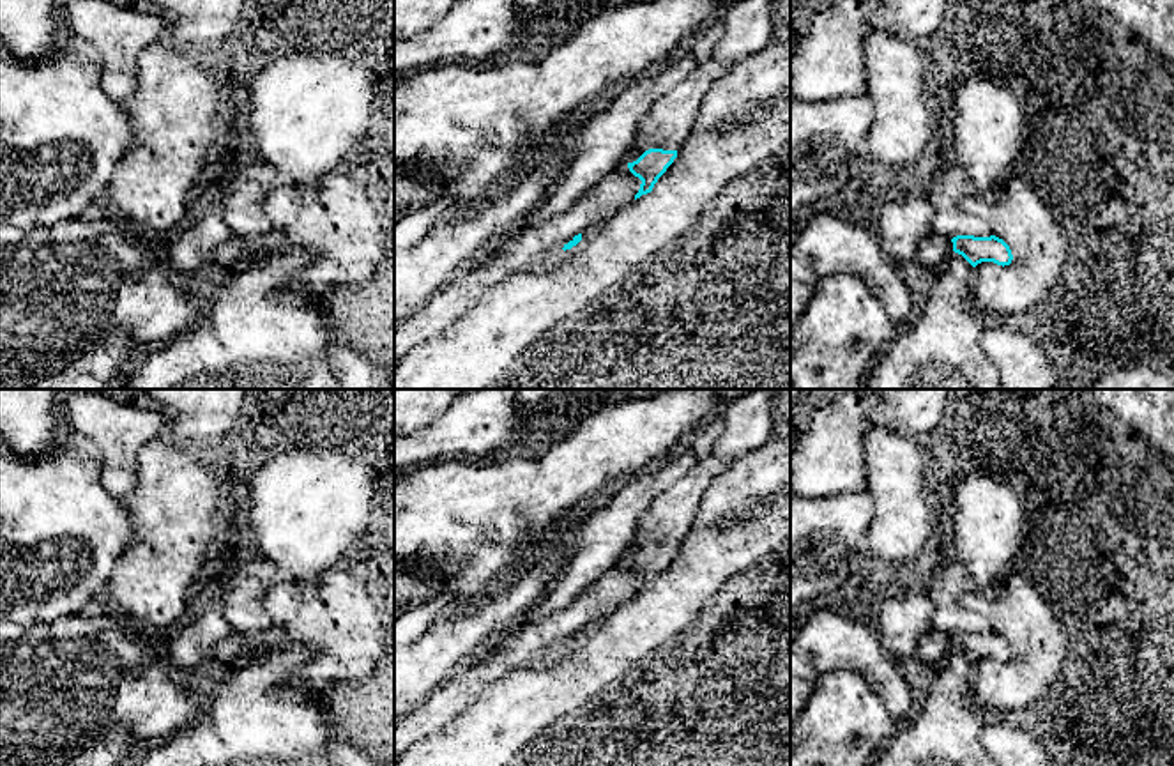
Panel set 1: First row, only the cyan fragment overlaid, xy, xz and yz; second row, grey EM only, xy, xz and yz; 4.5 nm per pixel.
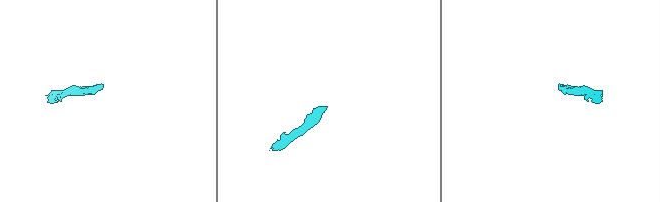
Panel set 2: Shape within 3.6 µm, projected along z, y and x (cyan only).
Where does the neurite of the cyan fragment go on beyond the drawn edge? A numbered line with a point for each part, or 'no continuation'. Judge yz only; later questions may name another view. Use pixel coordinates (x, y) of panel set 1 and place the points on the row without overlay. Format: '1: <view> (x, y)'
1: yz (932, 648)

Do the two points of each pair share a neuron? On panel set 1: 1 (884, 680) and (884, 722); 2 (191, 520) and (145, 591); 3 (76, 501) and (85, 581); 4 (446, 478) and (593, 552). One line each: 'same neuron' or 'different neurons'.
1: different neurons
2: same neuron
3: same neuron
4: different neurons

